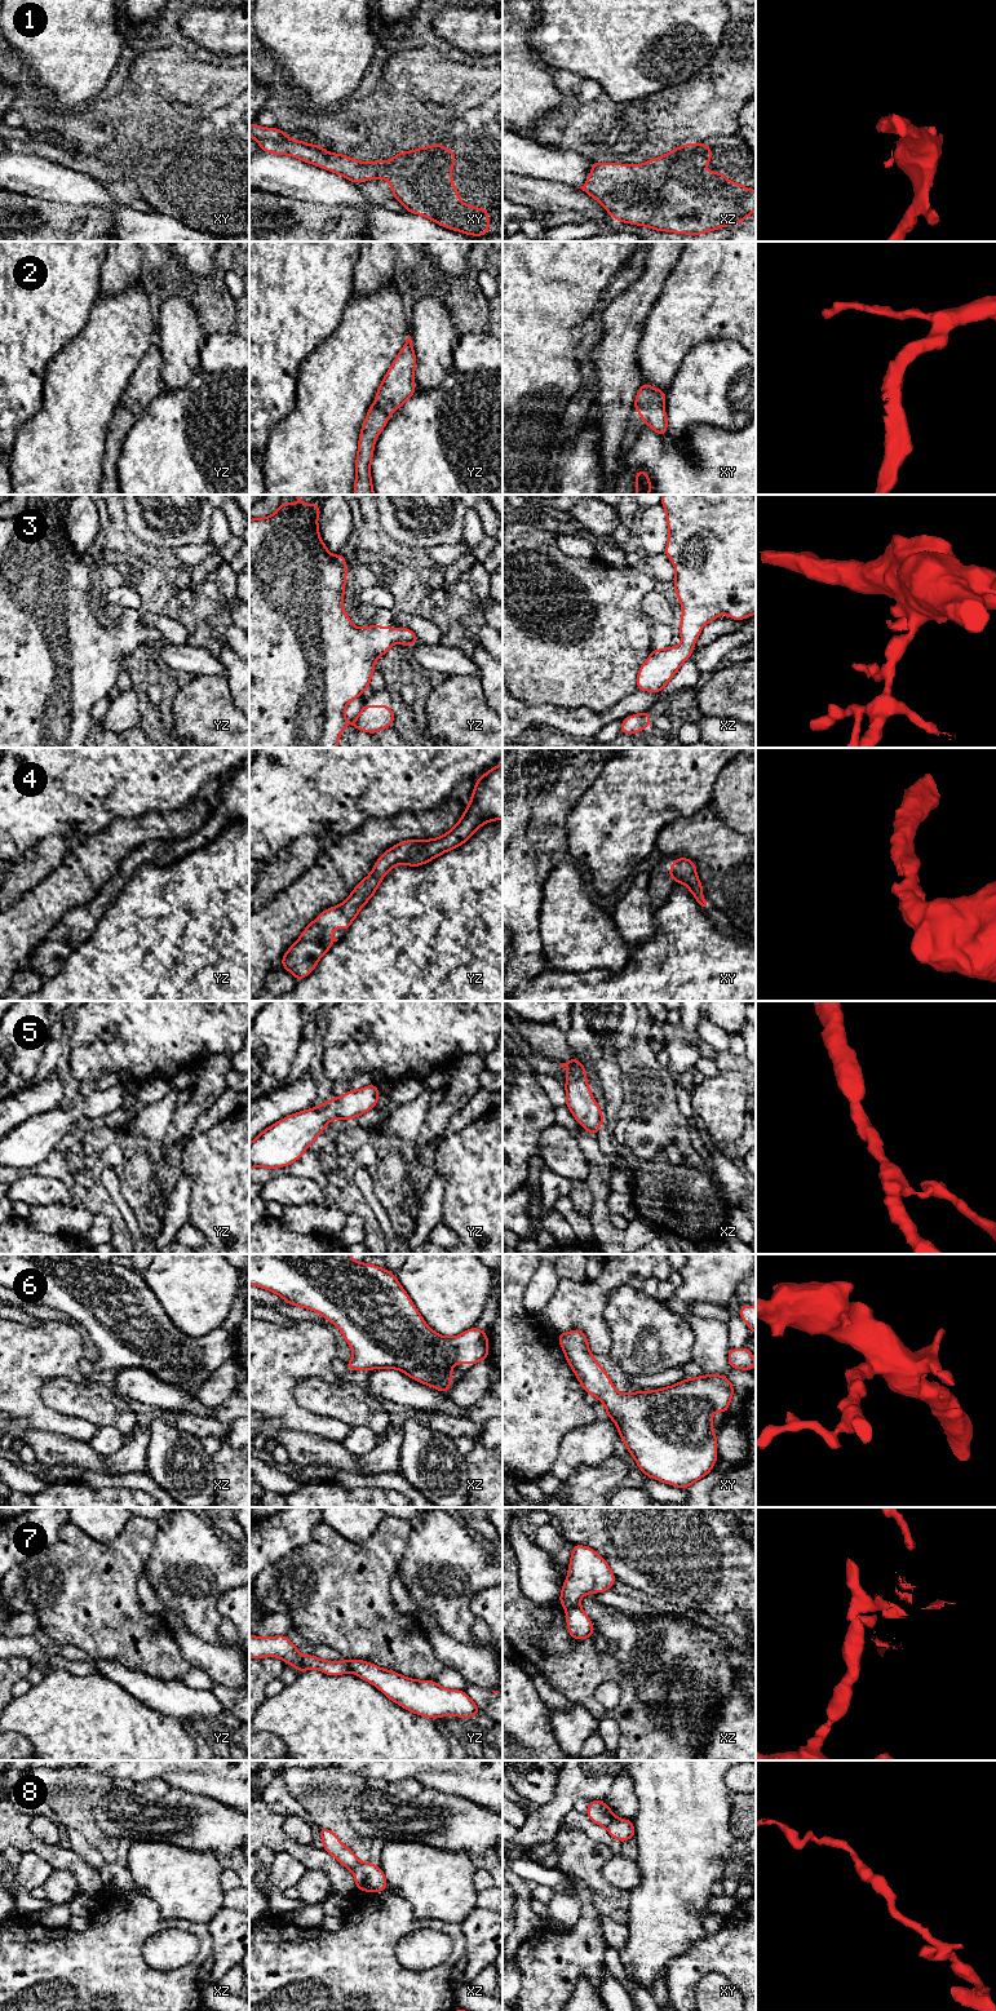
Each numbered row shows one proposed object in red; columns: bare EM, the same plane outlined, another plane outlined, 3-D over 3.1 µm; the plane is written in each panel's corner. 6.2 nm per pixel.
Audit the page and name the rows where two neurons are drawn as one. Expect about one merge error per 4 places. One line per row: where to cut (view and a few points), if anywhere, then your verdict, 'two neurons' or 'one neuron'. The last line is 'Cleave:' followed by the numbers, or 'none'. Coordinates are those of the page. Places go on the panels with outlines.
1: no cut | one neuron
2: no cut | one neuron
3: no cut | one neuron
4: no cut | one neuron
5: no cut | one neuron
6: no cut | one neuron
7: xz (578, 1604), (567, 1611) | two neurons
8: xy (614, 1816), (606, 1828) | two neurons
Cleave: 7, 8

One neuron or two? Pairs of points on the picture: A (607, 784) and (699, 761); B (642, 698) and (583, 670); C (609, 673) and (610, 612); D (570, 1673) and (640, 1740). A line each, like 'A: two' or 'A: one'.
A: one
B: two
C: one
D: one

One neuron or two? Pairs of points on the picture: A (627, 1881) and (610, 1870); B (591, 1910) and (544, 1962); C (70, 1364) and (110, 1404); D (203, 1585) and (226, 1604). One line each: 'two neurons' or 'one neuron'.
A: one neuron
B: one neuron
C: two neurons
D: two neurons

